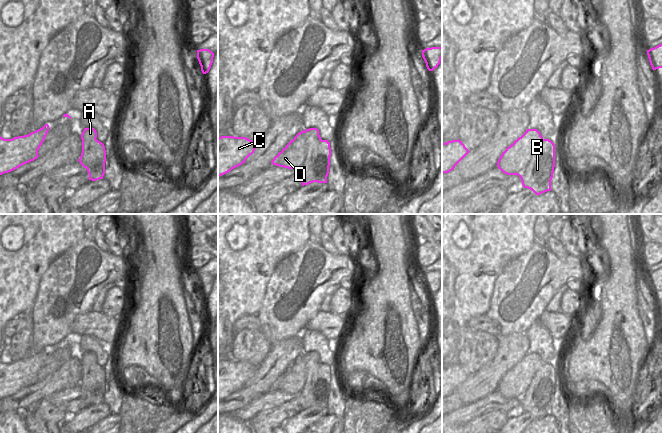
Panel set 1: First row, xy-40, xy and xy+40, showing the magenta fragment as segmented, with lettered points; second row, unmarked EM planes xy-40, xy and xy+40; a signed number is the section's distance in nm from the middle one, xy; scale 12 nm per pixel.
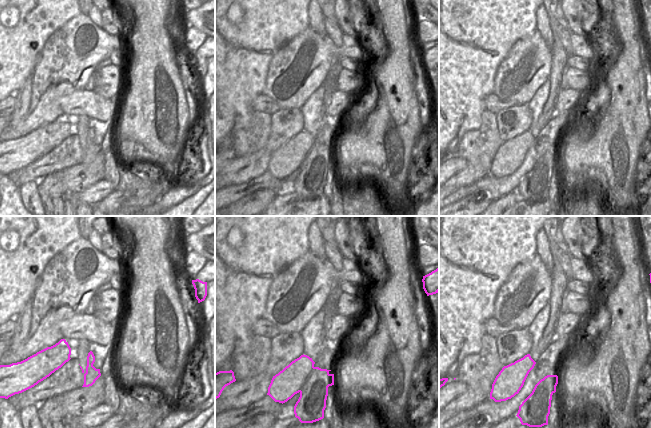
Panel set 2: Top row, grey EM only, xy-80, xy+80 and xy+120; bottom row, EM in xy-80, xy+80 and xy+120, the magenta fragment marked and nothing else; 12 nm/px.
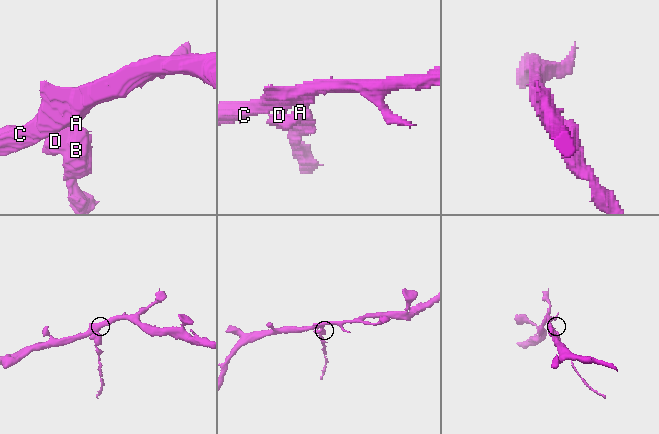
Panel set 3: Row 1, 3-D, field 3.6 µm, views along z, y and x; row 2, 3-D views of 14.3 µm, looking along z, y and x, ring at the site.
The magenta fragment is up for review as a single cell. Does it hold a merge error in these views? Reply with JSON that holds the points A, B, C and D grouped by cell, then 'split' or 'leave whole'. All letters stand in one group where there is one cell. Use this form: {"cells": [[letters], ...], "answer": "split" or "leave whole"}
{"cells": [["A", "C", "D"], ["B"]], "answer": "split"}

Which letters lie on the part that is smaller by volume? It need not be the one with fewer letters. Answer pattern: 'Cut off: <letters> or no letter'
Cut off: B

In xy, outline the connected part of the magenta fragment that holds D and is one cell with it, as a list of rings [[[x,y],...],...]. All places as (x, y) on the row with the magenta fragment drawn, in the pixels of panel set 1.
[[[317,128],[302,130],[274,157],[271,163],[288,169],[301,169],[306,160],[307,146],[317,144],[320,138]]]

